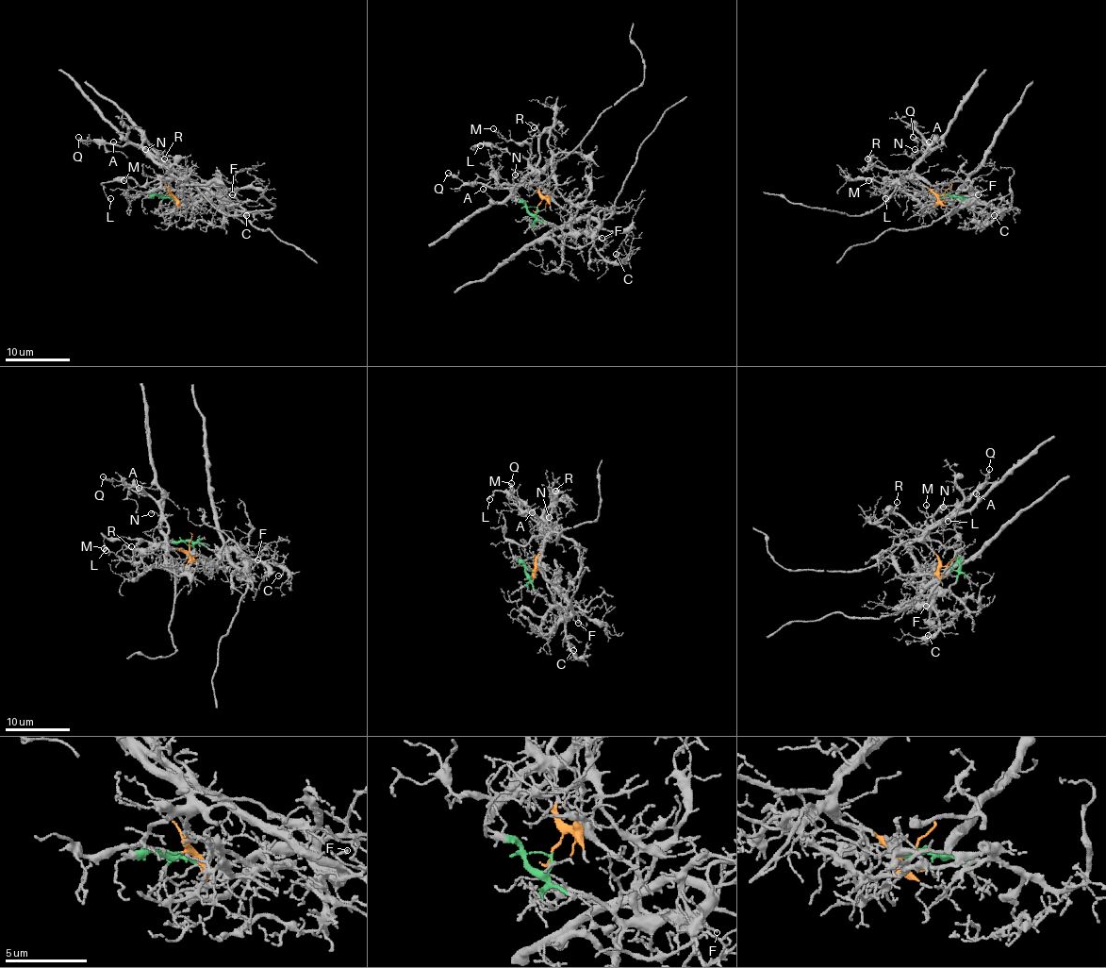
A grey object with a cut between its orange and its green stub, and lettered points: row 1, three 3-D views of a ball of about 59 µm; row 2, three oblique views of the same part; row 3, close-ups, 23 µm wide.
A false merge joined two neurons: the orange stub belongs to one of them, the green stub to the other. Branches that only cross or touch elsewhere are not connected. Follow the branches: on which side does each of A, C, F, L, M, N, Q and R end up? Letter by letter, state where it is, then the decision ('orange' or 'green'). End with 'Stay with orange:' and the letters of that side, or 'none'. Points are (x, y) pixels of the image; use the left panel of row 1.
A: at (113, 141); orange
C: at (246, 215); green
F: at (232, 194); green
L: at (110, 198); orange
M: at (123, 180); orange
N: at (145, 149); orange
Q: at (78, 137); orange
R: at (164, 158); orange
Stay with orange: A, L, M, N, Q, R

